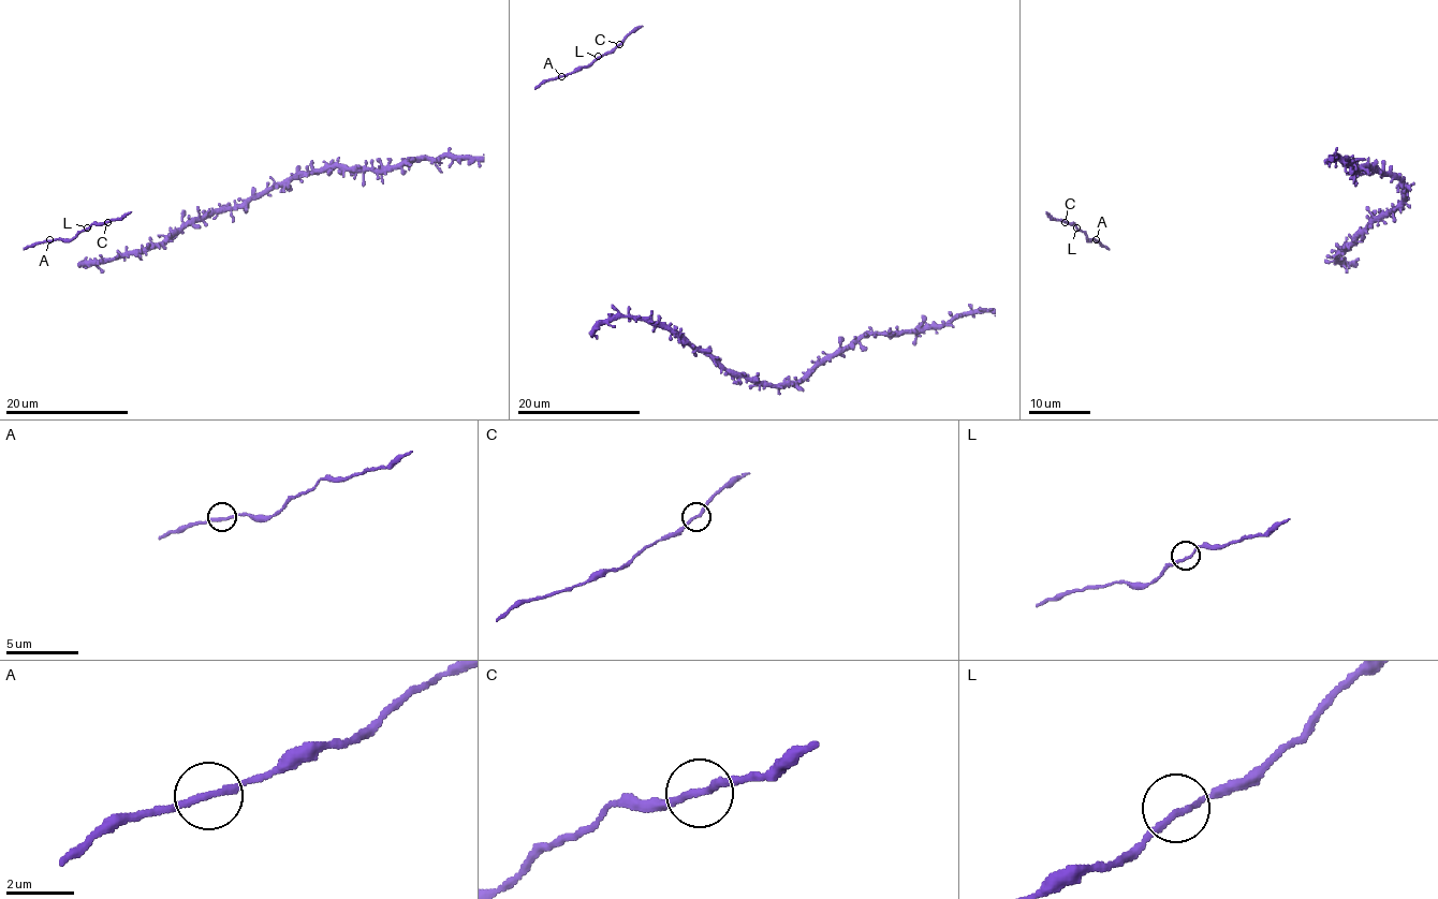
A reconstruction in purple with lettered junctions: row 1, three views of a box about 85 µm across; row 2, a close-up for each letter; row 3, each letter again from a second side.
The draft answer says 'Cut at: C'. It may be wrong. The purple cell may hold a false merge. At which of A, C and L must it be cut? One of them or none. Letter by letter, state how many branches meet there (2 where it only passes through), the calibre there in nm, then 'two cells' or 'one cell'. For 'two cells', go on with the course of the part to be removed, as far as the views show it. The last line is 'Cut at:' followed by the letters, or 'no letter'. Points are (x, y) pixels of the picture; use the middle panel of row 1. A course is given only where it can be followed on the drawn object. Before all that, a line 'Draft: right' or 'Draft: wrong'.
Draft: right
A: 2 branches meet; 200 nm thick; one cell
C: 2 branches meet; 200 nm thick; two cells; foreign part runs (619, 44), (643, 26)
L: 2 branches meet; 180 nm thick; one cell
Cut at: C

